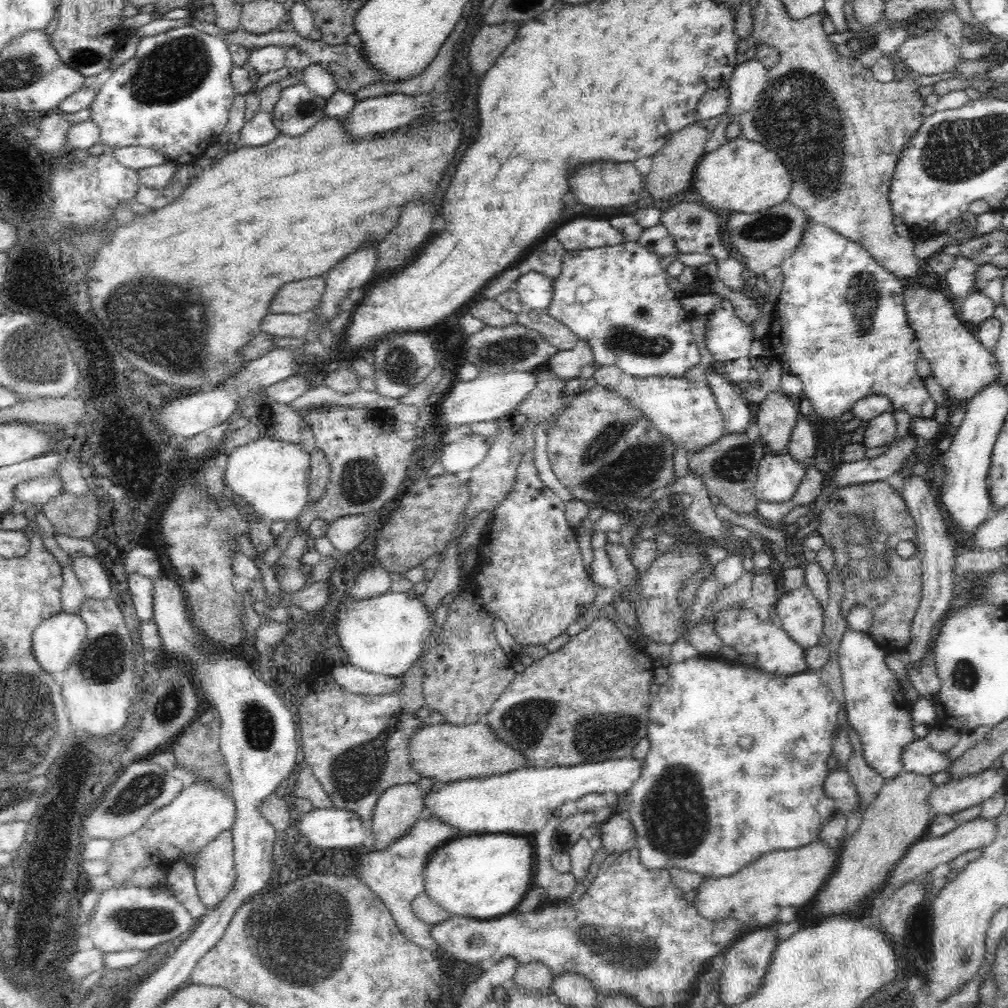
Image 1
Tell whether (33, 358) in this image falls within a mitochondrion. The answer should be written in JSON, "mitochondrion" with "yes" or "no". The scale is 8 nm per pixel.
{"mitochondrion":"yes"}

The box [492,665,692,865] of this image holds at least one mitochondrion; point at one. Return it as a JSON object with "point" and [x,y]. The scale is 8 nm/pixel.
{"point":[595,737]}

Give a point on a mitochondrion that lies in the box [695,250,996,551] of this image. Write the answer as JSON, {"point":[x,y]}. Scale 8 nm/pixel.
{"point":[864,293]}

